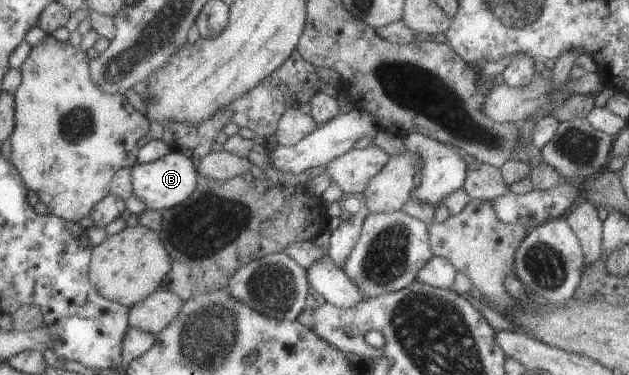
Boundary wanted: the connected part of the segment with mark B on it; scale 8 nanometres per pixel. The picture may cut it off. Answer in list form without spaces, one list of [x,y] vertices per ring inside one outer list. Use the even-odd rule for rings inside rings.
[[[170,151],[152,162],[136,162],[130,167],[132,194],[148,210],[161,211],[182,202],[196,188],[196,164],[182,151]]]

